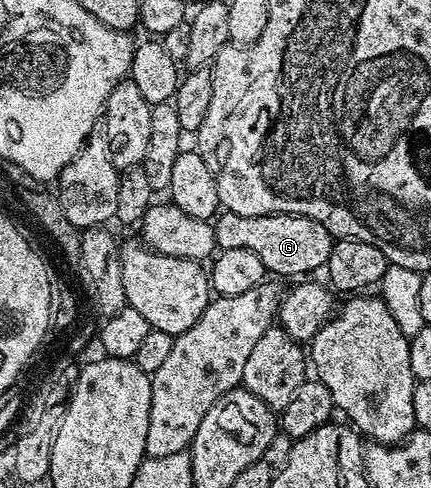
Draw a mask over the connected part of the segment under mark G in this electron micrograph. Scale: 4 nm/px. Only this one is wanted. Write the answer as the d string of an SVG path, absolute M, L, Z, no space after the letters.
M224 211L214 221L214 225L215 242L220 249L253 250L253 254L257 254L257 258L261 258L261 262L265 262L268 273L275 275L276 272L279 276L299 276L295 278L303 278L306 277L303 276L306 272L315 272L318 268L320 271L327 263L333 243L331 232L325 230L325 226L321 226L321 222L304 216L292 216L285 212L276 212L269 216L242 216L241 214Z

